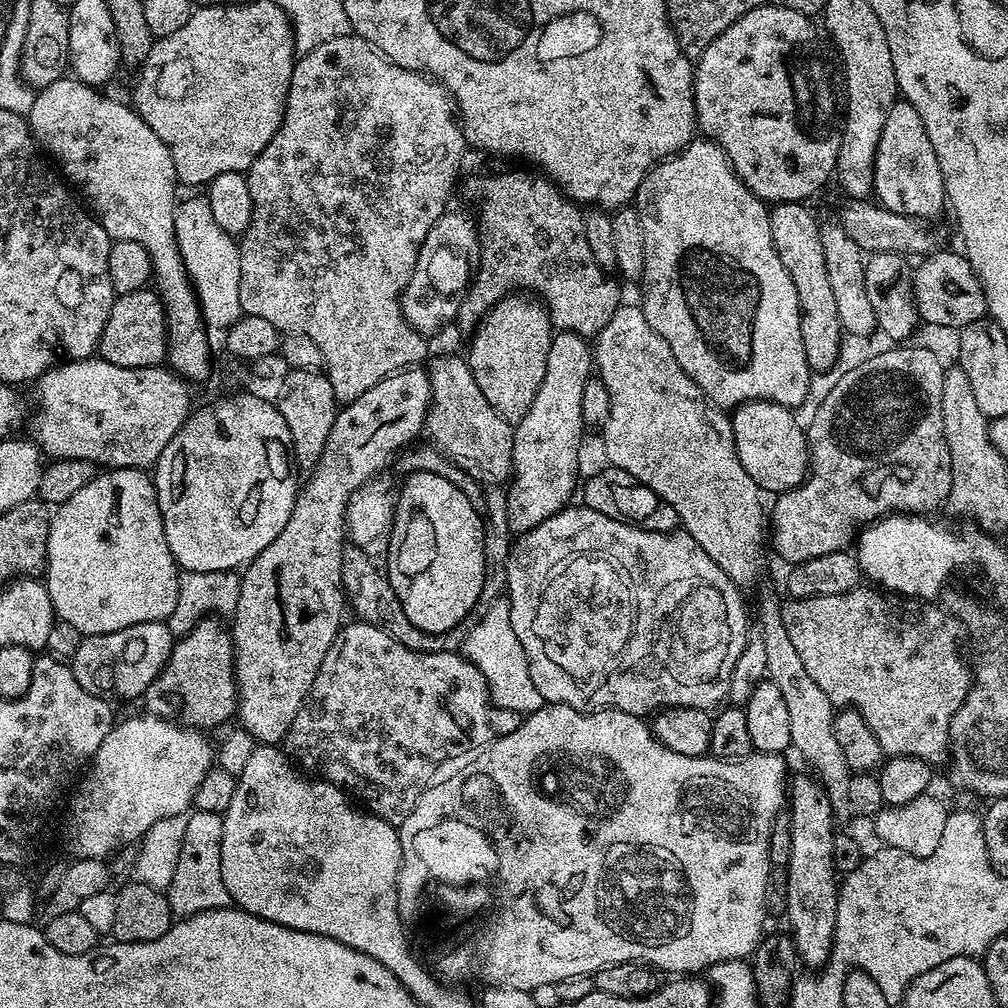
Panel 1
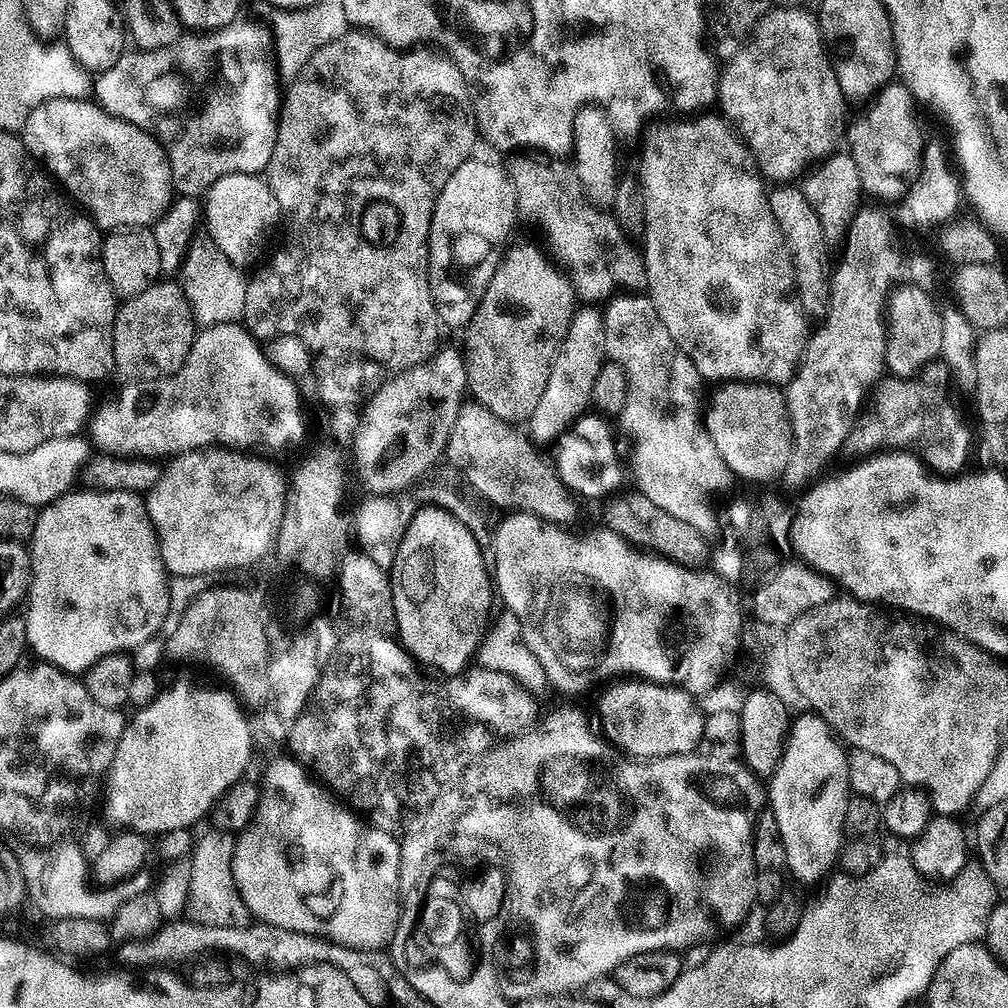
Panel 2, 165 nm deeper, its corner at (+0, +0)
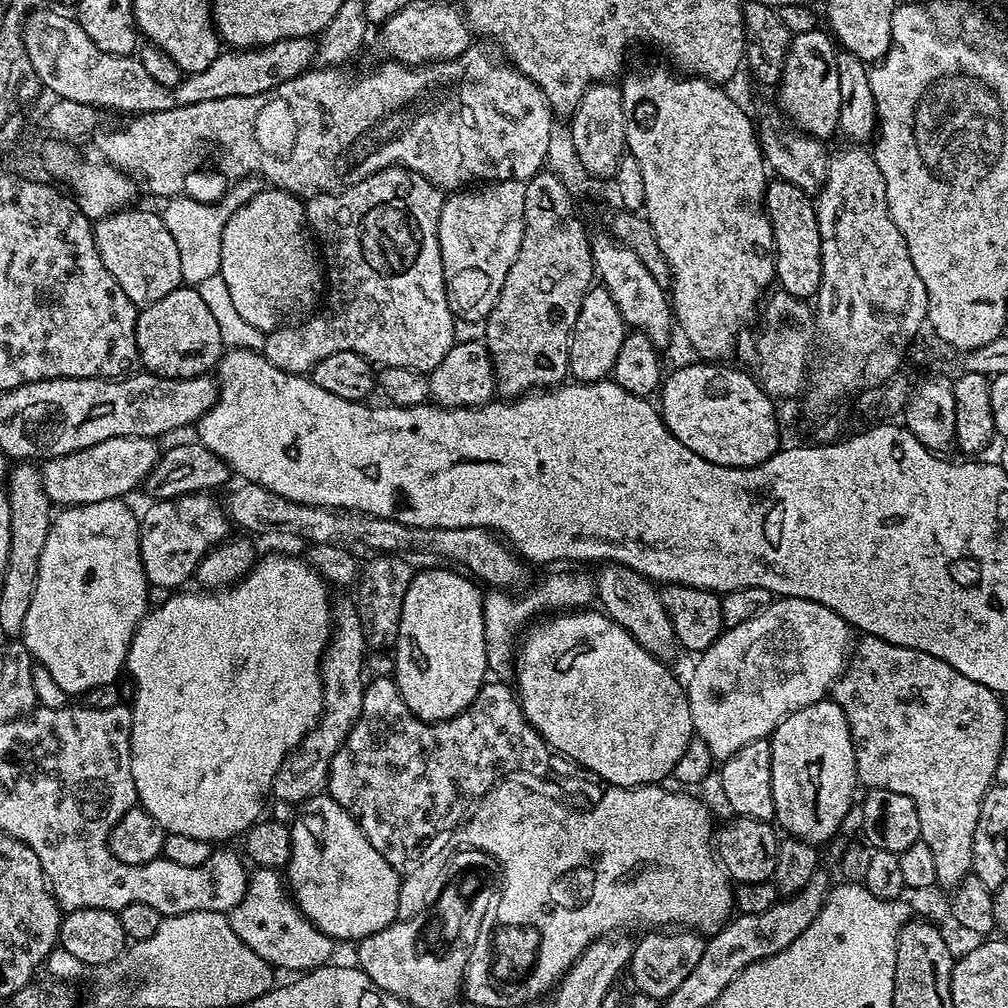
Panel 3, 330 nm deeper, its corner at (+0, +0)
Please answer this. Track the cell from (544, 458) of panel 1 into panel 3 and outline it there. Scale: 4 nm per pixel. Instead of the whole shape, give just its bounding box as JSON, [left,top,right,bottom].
[568,286,626,382]

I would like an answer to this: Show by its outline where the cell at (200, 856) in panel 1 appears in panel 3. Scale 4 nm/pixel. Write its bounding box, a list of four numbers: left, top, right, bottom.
[226,868,334,974]

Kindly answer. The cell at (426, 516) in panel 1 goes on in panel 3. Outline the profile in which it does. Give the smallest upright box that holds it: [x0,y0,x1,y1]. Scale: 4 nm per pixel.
[394,568,490,720]

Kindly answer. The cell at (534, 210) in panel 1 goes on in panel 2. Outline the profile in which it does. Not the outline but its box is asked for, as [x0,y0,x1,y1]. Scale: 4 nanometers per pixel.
[506,154,648,302]

